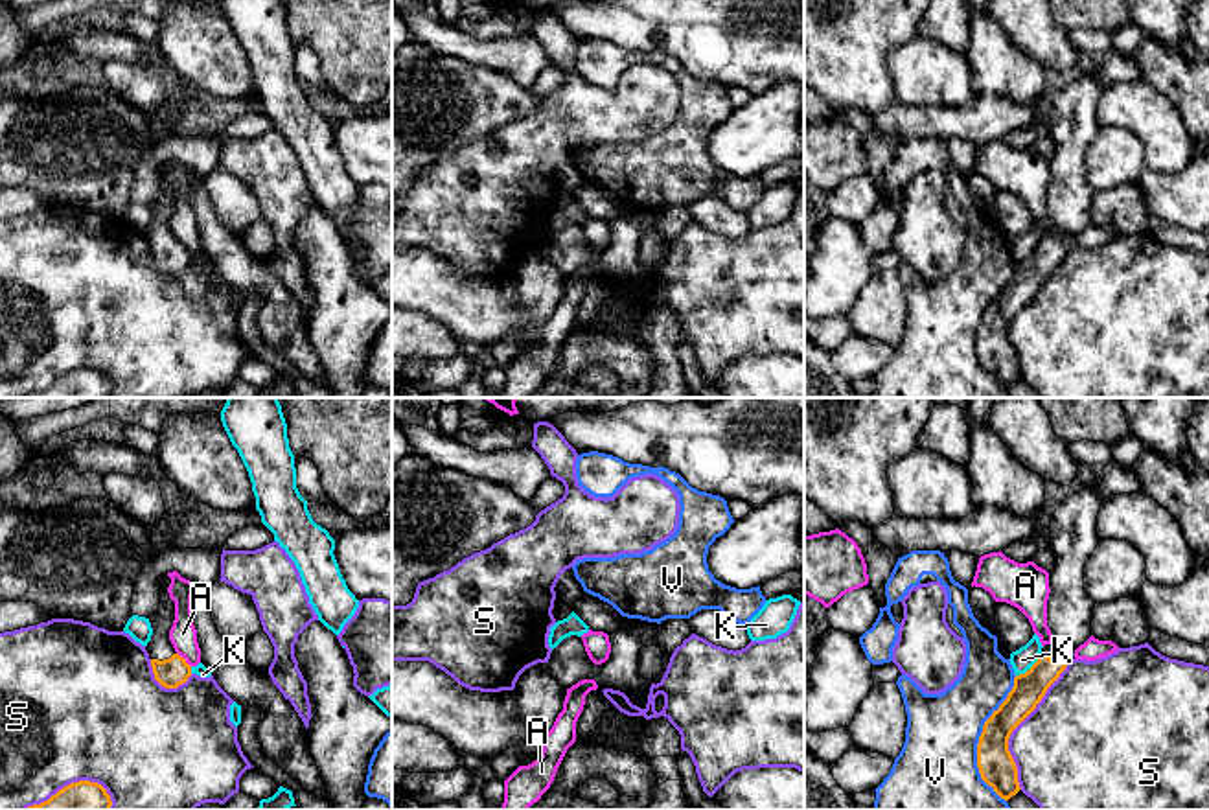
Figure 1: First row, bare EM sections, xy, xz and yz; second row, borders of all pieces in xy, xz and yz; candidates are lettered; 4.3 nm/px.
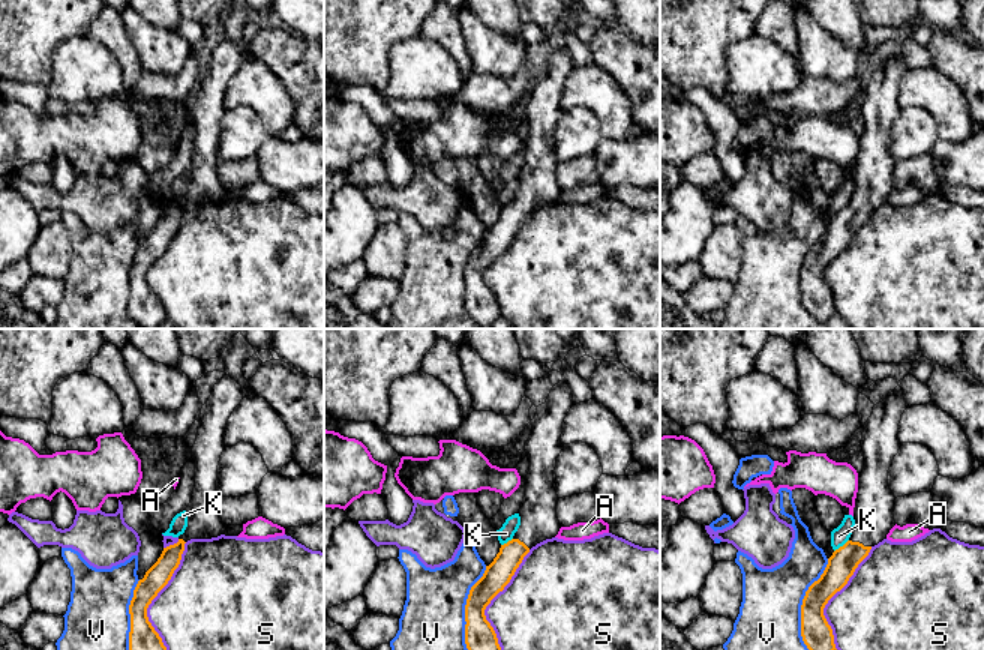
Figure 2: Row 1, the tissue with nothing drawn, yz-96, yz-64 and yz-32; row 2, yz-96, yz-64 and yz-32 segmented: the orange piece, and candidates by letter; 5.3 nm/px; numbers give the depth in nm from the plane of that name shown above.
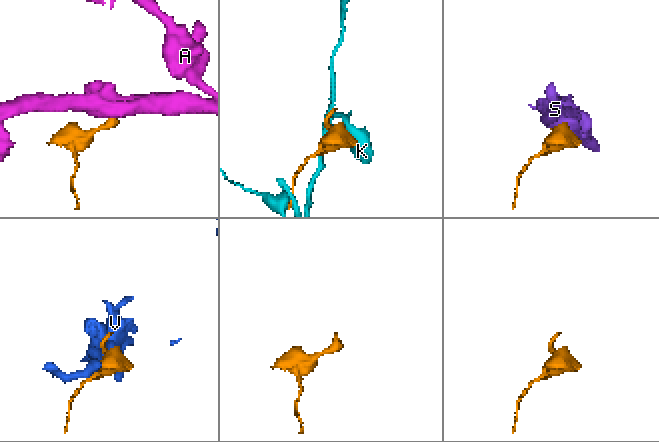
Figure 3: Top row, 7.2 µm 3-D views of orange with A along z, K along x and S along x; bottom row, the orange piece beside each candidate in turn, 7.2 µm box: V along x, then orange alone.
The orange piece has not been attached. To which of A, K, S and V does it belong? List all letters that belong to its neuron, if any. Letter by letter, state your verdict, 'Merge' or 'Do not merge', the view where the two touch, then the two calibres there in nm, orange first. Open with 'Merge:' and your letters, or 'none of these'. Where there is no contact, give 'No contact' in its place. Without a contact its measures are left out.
Merge: none of these
A: Do not merge. Touches orange in xy. Thickness 130 nm (orange) against 120 nm
K: Do not merge. Touches orange in yz. Thickness 140 nm (orange) against 100 nm
S: Do not merge. Touches orange in yz. Thickness 160 nm (orange) against 480 nm
V: Do not merge. Touches orange in yz. Thickness 160 nm (orange) against 380 nm

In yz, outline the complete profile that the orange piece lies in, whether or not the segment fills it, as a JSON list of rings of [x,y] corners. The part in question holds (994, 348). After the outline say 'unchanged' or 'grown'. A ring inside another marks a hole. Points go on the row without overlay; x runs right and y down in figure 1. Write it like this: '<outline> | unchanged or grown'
[[[1095,64],[1082,74],[1071,75],[1065,88],[1051,103],[1054,155],[1049,158],[1051,180],[1047,188],[1047,214],[1053,221],[1053,230],[1042,236],[1038,249],[1025,261],[1014,265],[1012,278],[999,296],[984,309],[979,324],[977,355],[981,366],[1005,388],[1021,377],[1018,370],[1018,355],[1008,339],[1012,318],[1036,296],[1047,276],[1060,265],[1067,250],[1075,247],[1075,237],[1091,225],[1095,190],[1084,179],[1084,153],[1100,129],[1097,122],[1100,90],[1099,70]]] | grown

